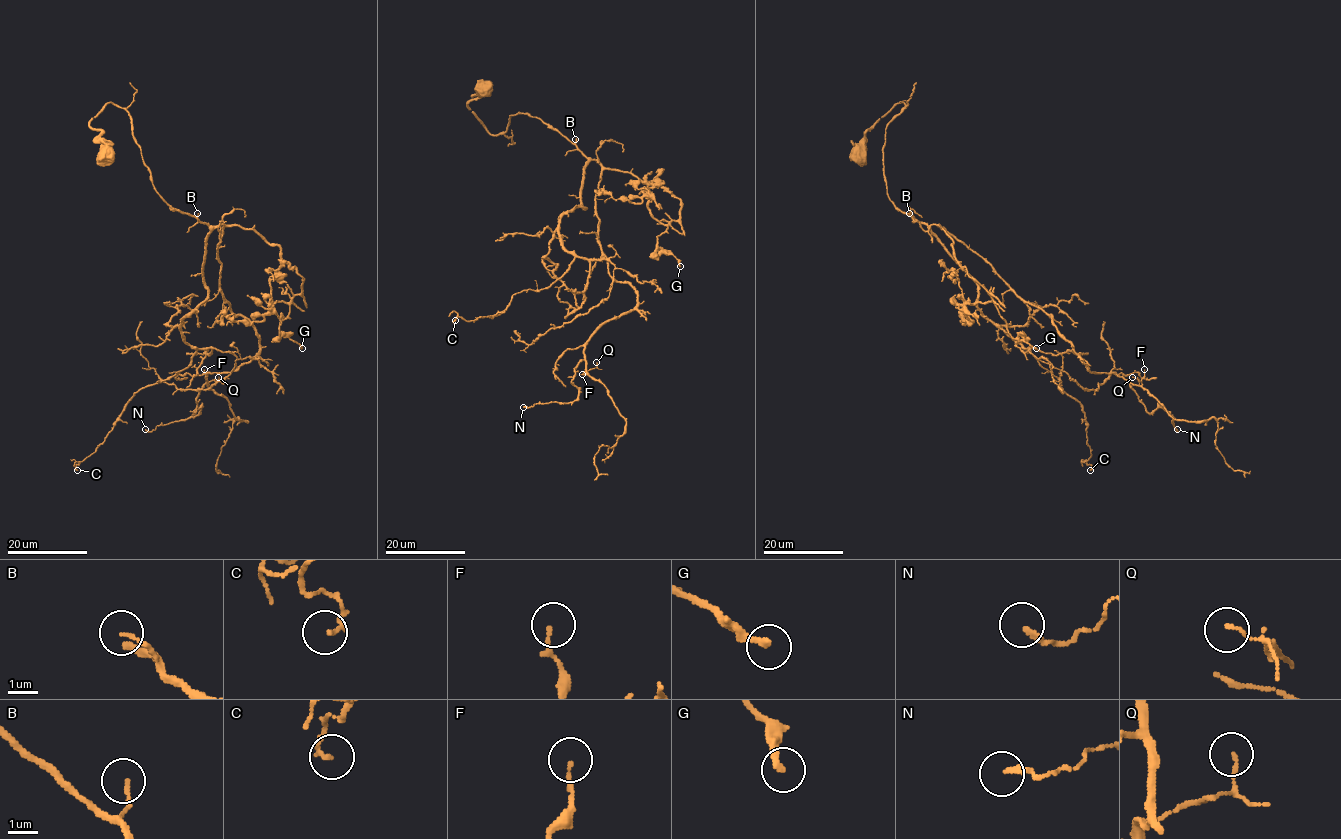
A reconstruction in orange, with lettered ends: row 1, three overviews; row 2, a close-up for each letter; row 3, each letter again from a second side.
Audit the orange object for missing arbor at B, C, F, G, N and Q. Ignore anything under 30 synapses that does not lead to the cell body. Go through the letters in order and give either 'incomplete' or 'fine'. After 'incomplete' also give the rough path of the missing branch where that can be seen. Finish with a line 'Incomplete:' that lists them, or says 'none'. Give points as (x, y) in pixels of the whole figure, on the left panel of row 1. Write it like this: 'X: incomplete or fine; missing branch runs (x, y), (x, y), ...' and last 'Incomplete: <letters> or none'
B: fine
C: fine
F: fine
G: fine
N: fine
Q: fine
Incomplete: none

